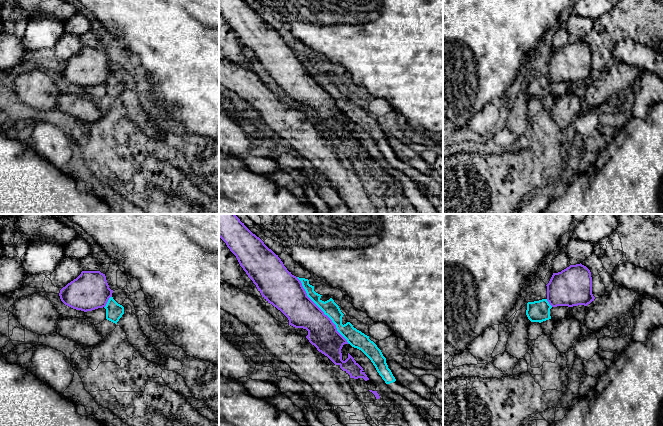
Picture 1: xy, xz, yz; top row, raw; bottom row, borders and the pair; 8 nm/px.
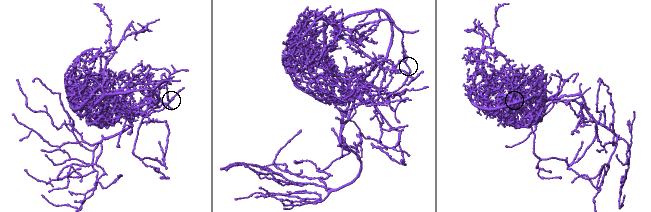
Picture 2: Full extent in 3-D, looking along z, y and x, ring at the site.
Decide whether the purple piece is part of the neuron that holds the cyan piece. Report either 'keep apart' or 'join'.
keep apart

